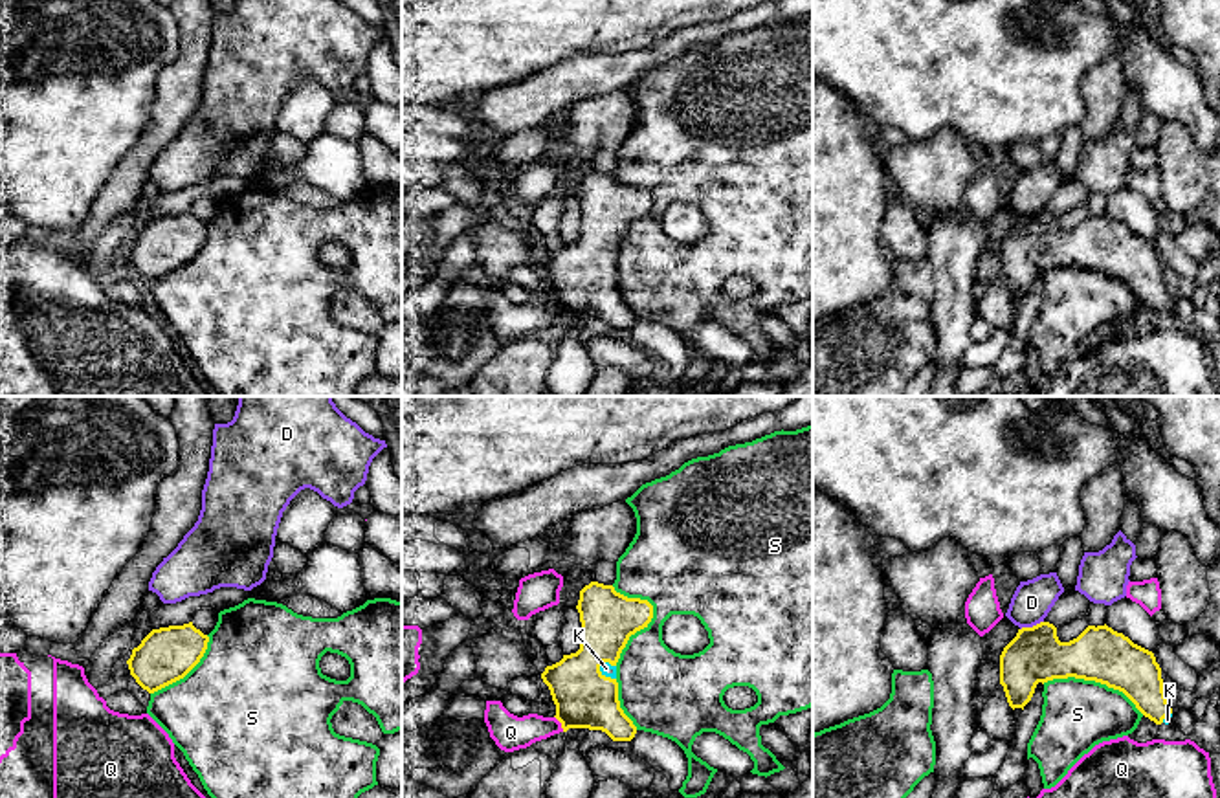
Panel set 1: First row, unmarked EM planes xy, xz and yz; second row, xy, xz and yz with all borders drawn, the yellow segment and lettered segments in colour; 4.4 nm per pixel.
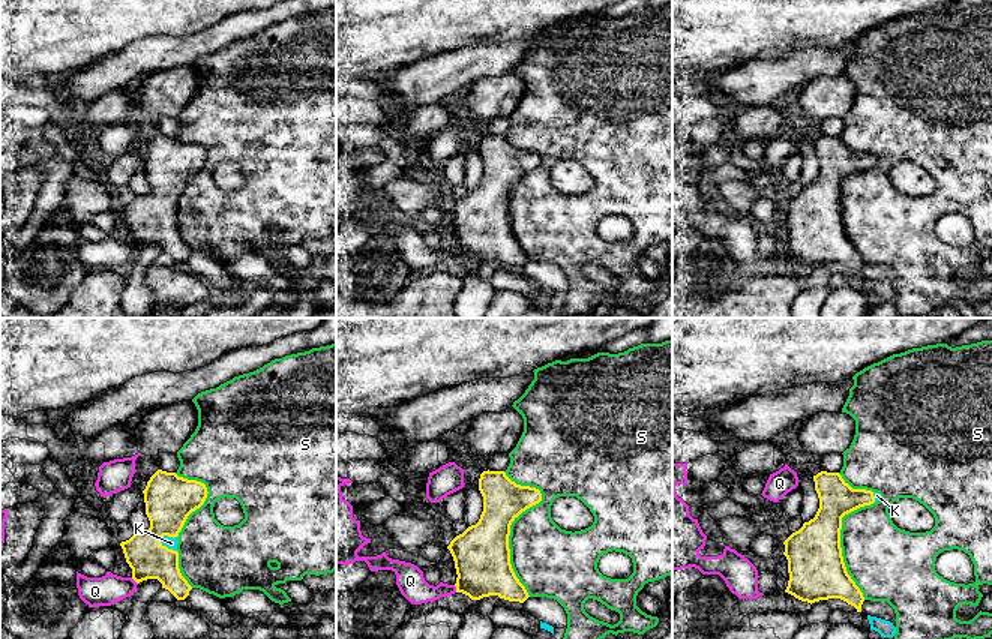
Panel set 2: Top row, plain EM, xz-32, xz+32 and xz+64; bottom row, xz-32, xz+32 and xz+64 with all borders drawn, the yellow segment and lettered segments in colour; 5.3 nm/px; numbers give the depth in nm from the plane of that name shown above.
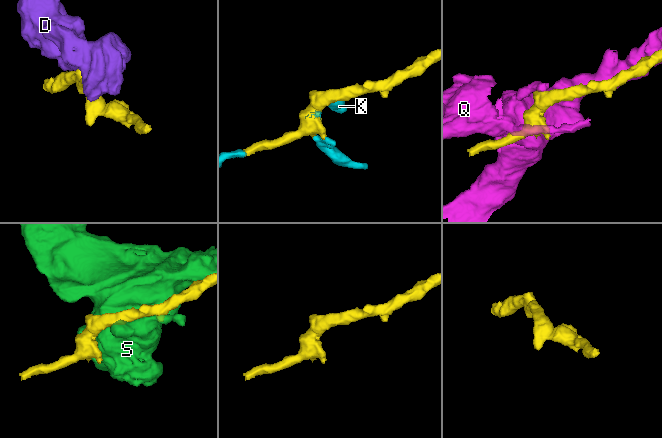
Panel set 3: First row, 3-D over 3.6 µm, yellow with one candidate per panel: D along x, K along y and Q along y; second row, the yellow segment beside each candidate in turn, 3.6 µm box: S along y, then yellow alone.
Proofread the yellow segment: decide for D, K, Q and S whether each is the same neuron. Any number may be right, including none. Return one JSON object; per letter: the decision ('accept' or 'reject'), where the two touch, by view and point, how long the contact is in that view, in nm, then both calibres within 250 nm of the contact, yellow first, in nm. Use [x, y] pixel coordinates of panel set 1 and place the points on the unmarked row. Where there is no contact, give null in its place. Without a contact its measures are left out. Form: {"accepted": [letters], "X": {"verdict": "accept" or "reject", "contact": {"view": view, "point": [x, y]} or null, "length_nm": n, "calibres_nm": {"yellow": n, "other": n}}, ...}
{"accepted": ["K"], "D": {"verdict": "reject", "contact": {"view": "yz", "point": [1033, 215]}, "length_nm": 110, "calibres_nm": {"yellow": 240, "other": 170}}, "K": {"verdict": "accept", "contact": {"view": "xz", "point": [604, 265]}, "length_nm": 100, "calibres_nm": {"yellow": 260, "other": 60}}, "Q": {"verdict": "reject", "contact": {"view": "xz", "point": [560, 310]}, "length_nm": 80, "calibres_nm": {"yellow": 260, "other": 160}}, "S": {"verdict": "reject", "contact": {"view": "xz", "point": [652, 206]}, "length_nm": 360, "calibres_nm": {"yellow": 240, "other": 400}}}

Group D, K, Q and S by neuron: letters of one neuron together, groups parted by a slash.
D / K / Q / S

